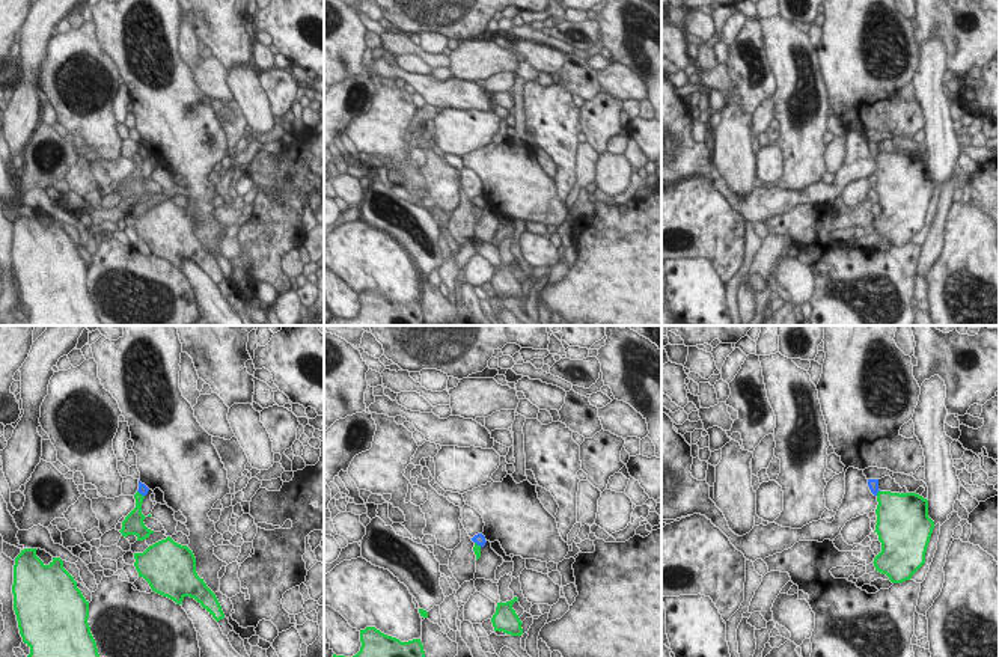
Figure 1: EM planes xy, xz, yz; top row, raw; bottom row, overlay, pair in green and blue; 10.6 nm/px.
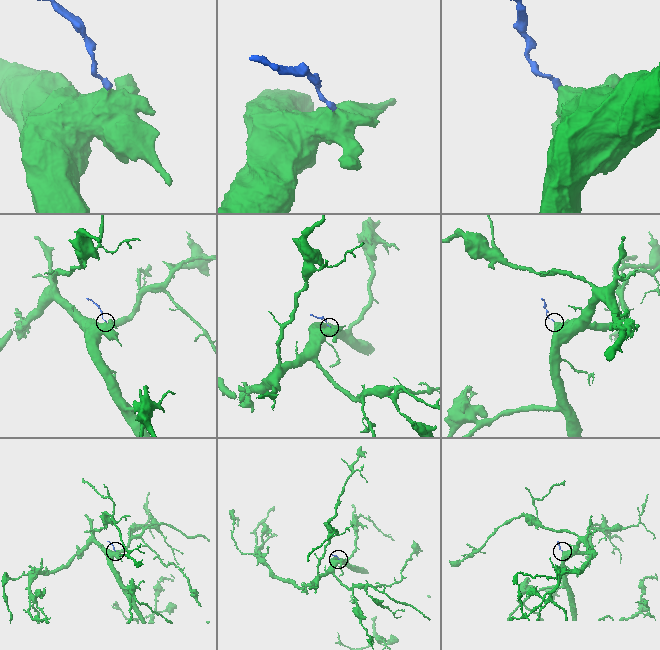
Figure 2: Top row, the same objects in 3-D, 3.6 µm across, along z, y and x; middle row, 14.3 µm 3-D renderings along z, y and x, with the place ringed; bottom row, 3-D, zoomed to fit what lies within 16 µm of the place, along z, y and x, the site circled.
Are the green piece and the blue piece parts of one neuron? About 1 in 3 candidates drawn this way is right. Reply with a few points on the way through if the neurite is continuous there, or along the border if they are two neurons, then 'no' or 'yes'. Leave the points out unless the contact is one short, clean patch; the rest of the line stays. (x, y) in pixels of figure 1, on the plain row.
border yz (879, 152), (876, 157); no

